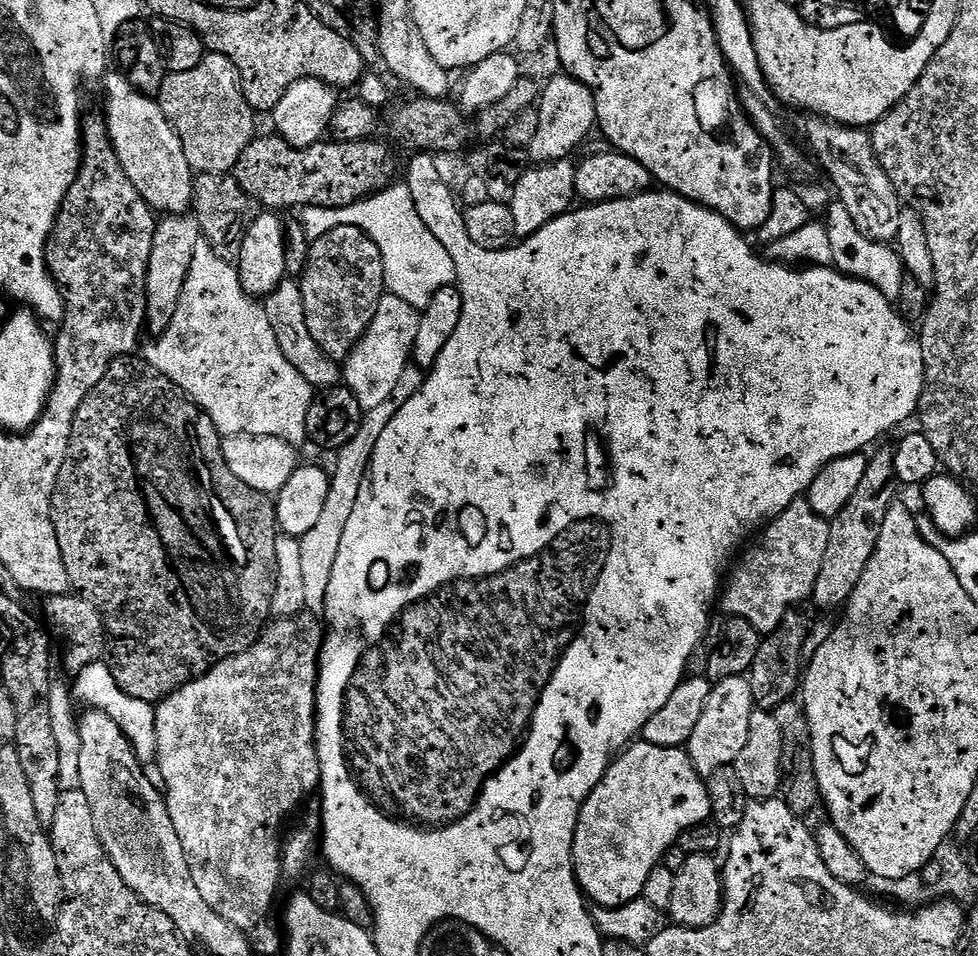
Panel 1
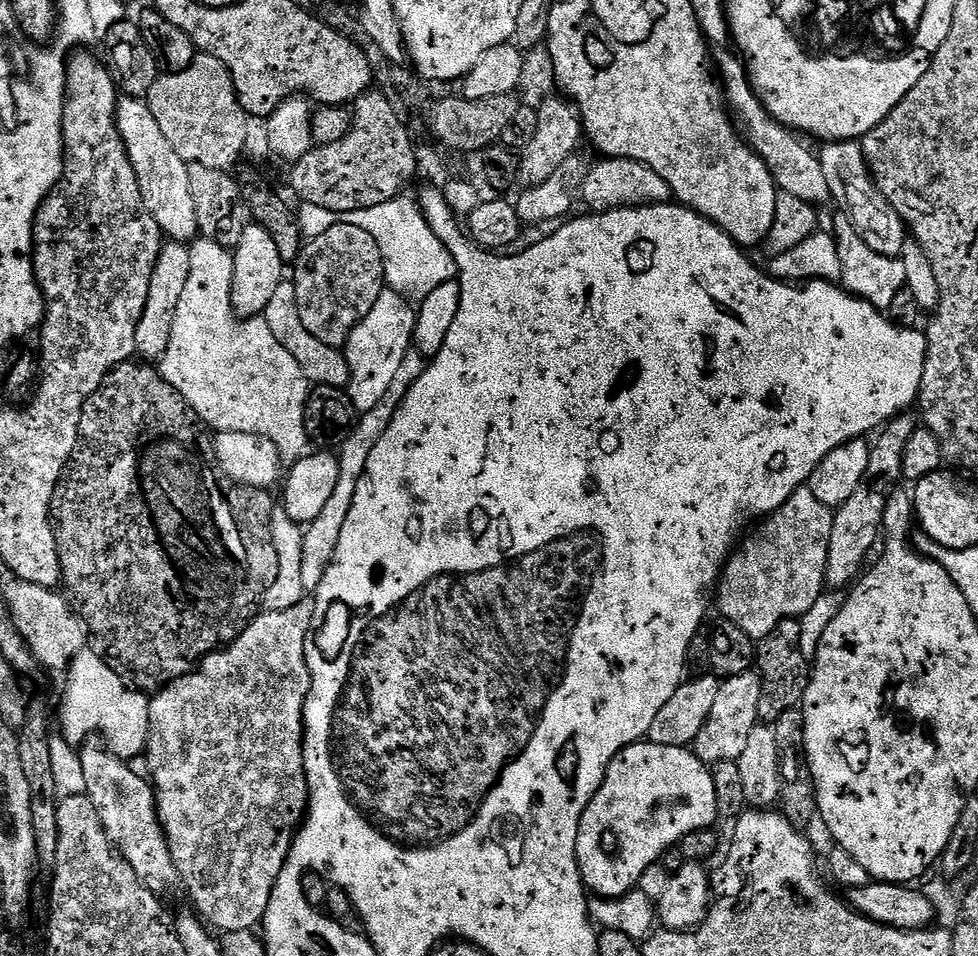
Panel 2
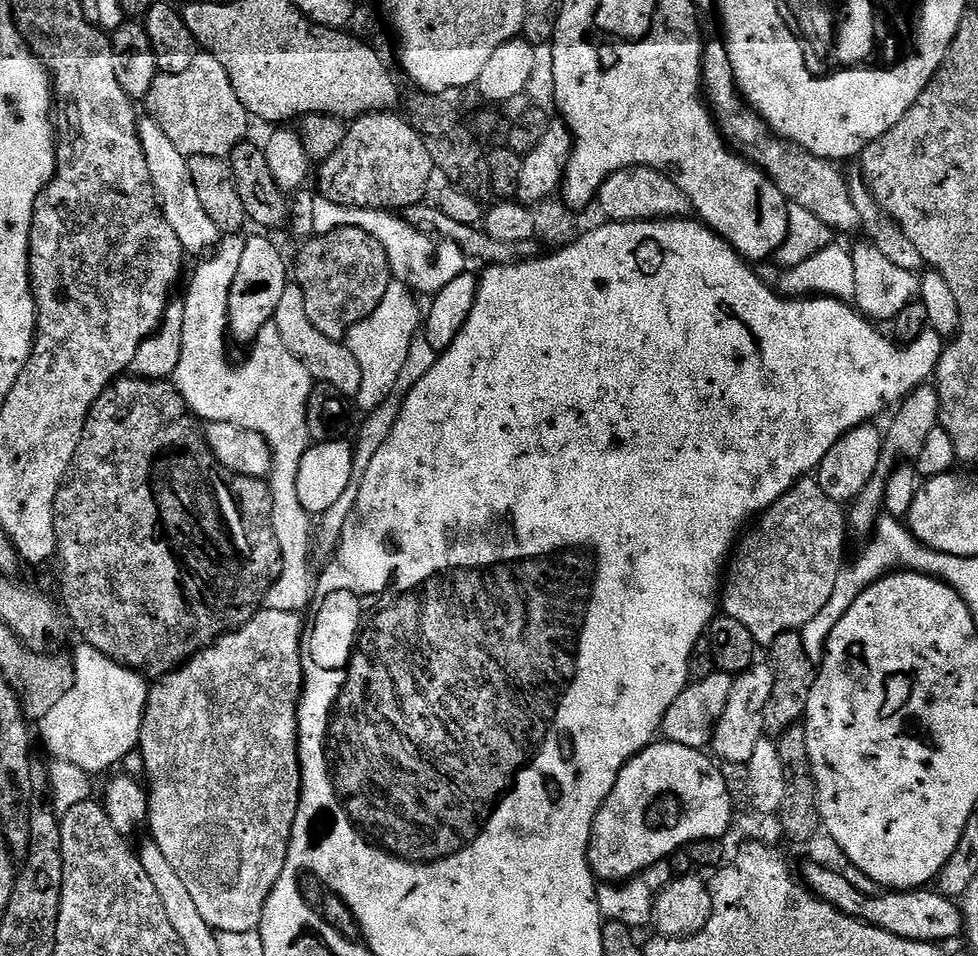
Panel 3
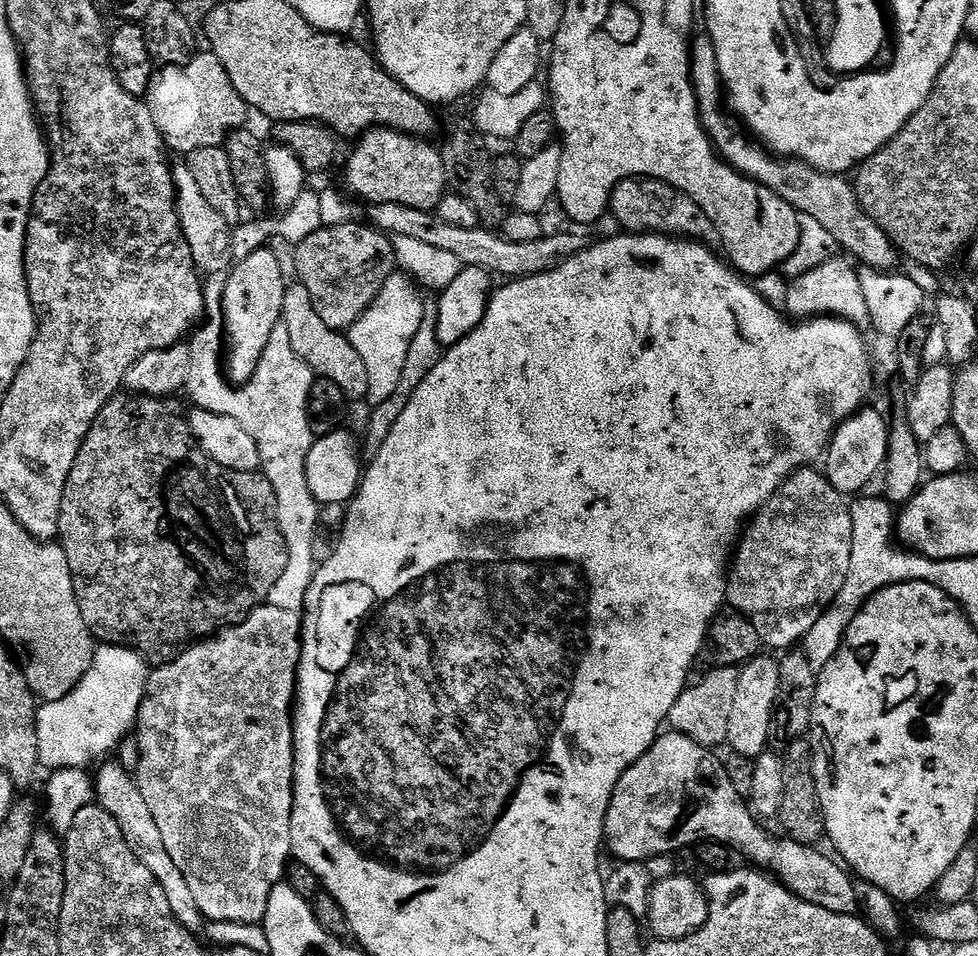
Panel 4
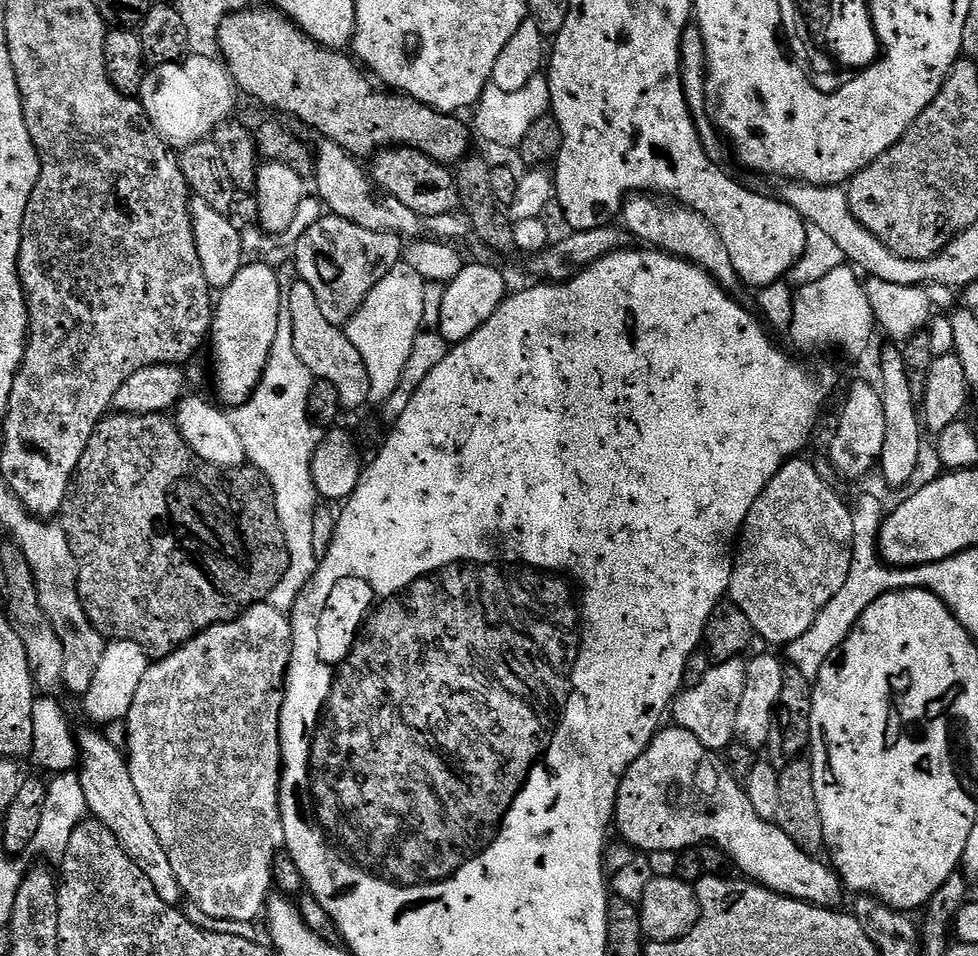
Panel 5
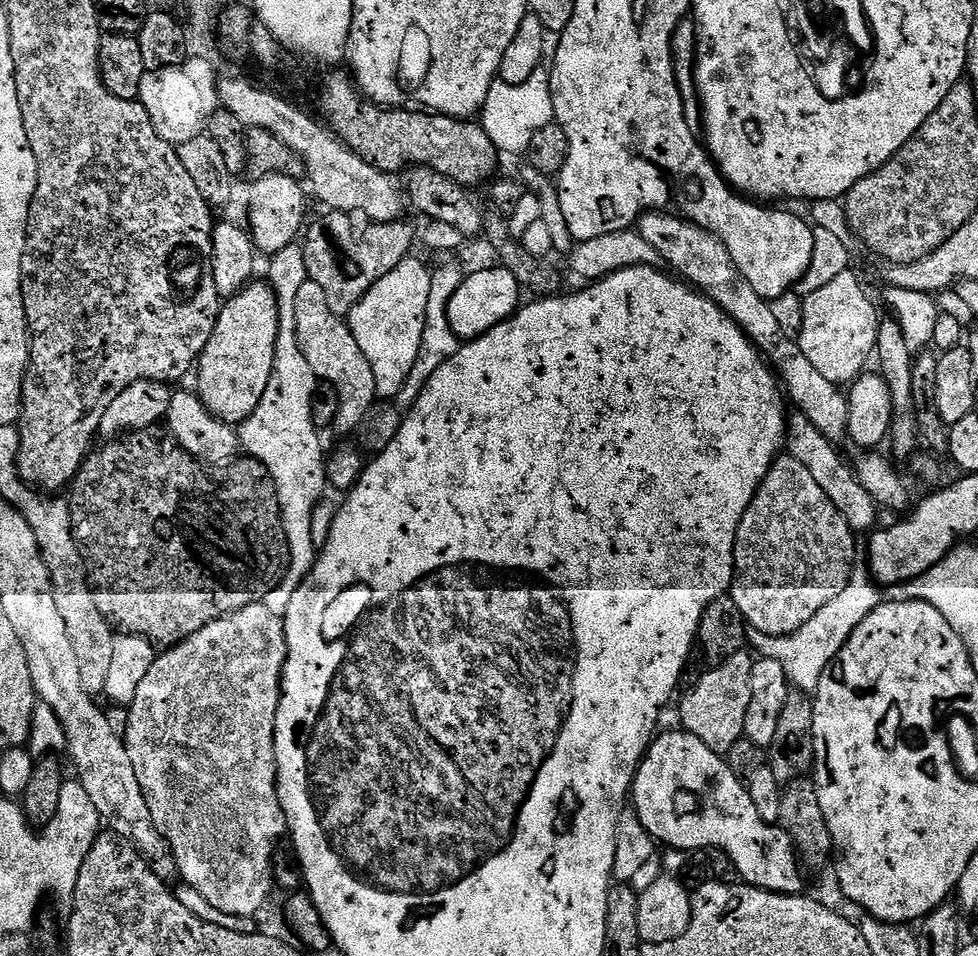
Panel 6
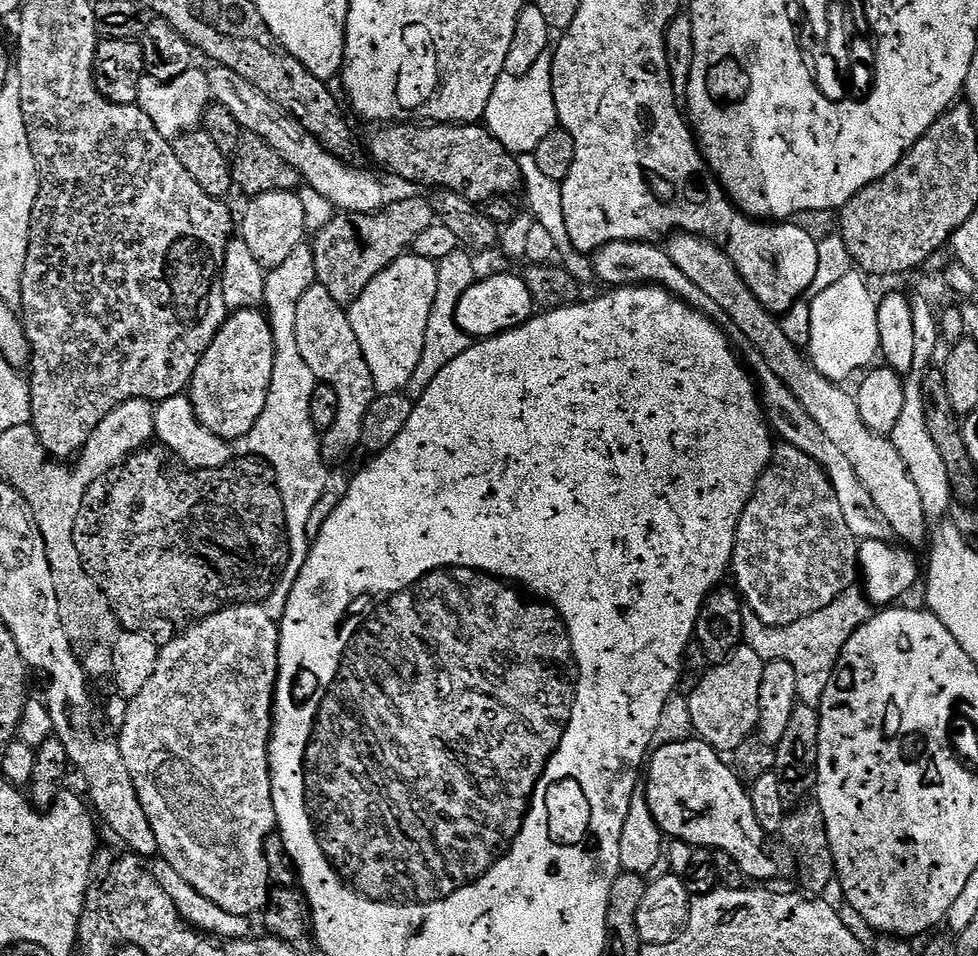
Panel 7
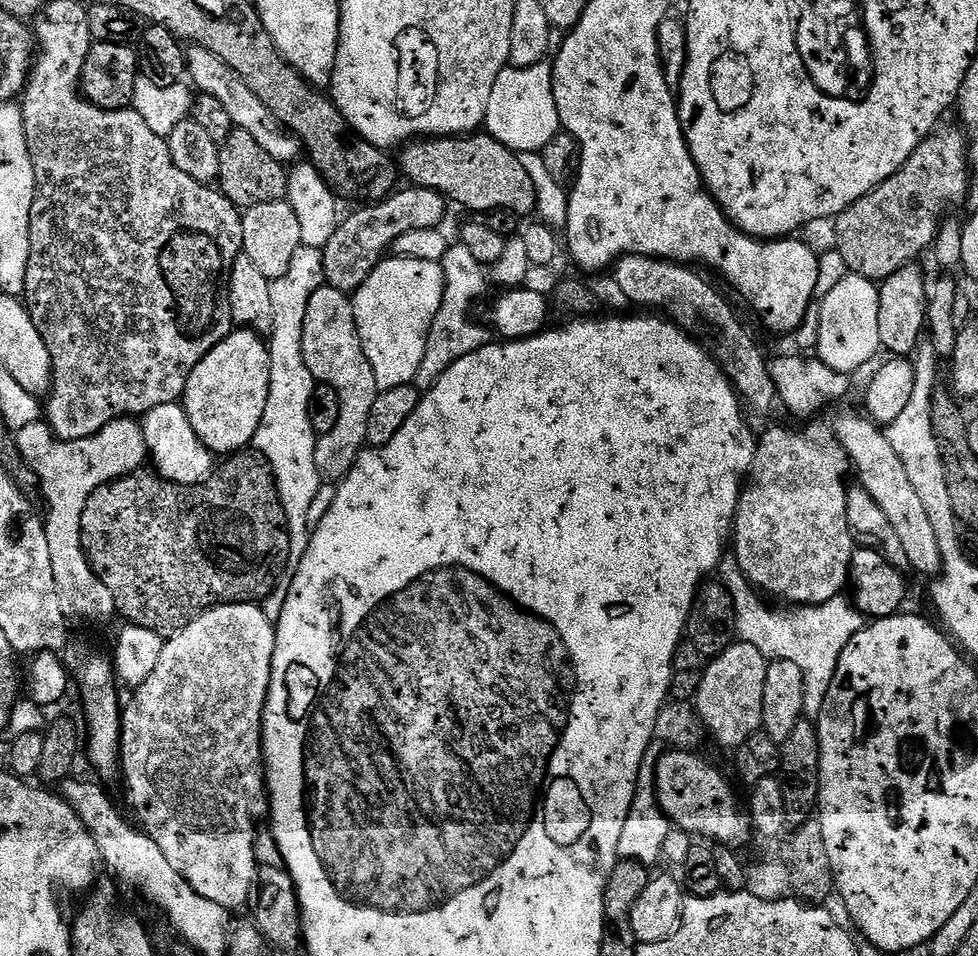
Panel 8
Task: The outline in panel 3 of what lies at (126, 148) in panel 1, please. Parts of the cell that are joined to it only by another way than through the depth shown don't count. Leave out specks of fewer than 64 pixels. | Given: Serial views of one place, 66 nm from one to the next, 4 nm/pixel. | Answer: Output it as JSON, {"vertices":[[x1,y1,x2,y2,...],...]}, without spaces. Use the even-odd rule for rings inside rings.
{"vertices":[[151,118,141,119,138,124,138,135,144,143,146,166,152,175,152,185,156,188,156,198,164,213,164,220,170,222,170,230,178,234,178,242,182,242,185,253,203,257,211,253,221,241,222,233,213,219,203,208,201,199,194,186,194,181,188,169,189,157,184,156,170,138,158,126,158,122]]}

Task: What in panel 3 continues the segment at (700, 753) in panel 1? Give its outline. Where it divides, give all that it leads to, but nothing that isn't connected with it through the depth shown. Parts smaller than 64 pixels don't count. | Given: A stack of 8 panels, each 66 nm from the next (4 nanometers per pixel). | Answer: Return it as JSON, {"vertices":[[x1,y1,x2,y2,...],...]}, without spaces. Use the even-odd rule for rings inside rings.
{"vertices":[[757,662,733,679,730,702,726,702,726,710,722,710,722,718,716,723,716,733,713,734,710,745,717,761,746,765,750,762,754,746,765,735,764,711,773,690,774,674,767,663]]}

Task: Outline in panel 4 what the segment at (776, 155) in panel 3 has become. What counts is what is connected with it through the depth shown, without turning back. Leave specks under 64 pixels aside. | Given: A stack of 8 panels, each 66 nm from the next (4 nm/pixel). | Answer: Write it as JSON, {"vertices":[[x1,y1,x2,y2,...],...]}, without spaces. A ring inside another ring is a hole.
{"vertices":[[706,32,697,33,693,37,689,45,689,56,692,88,695,90,696,104,699,106,700,121,722,159,744,177,758,181,760,185,774,191,800,215,809,215,819,221,840,244,841,249,845,253,849,252,847,255,853,261,861,260,861,265,891,273,897,267,894,245,887,234,862,210,853,181,840,174,820,172,800,160,771,154,747,134,739,120,725,112,717,52,714,50,713,40]]}

